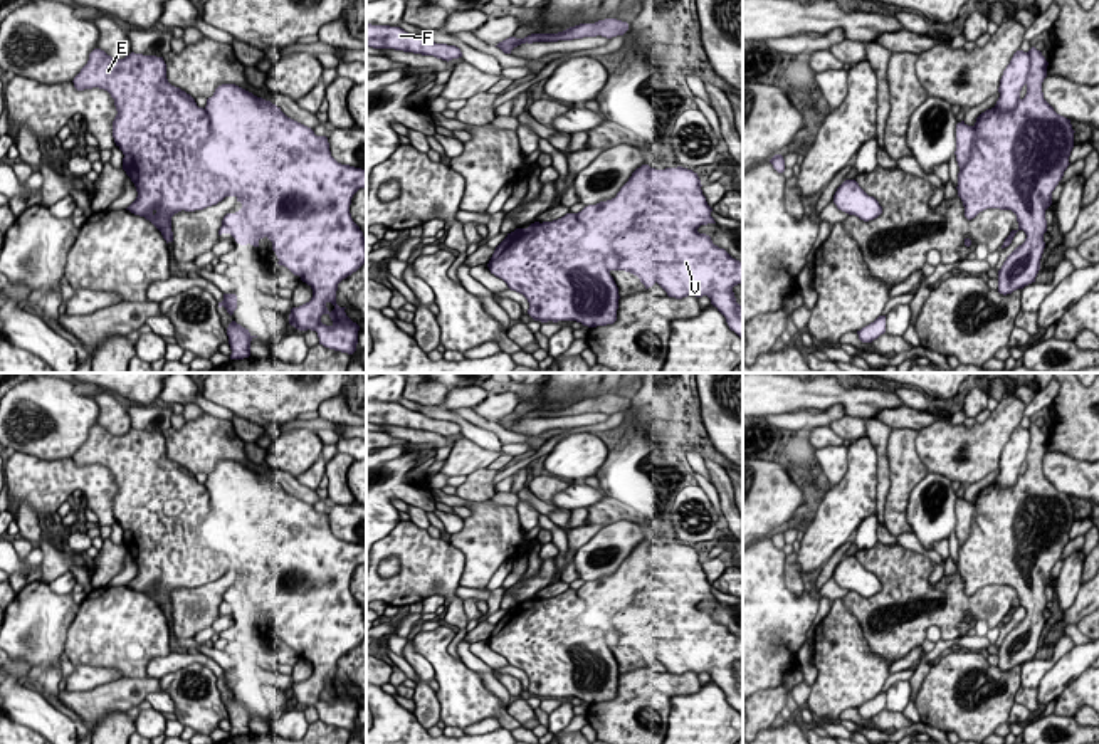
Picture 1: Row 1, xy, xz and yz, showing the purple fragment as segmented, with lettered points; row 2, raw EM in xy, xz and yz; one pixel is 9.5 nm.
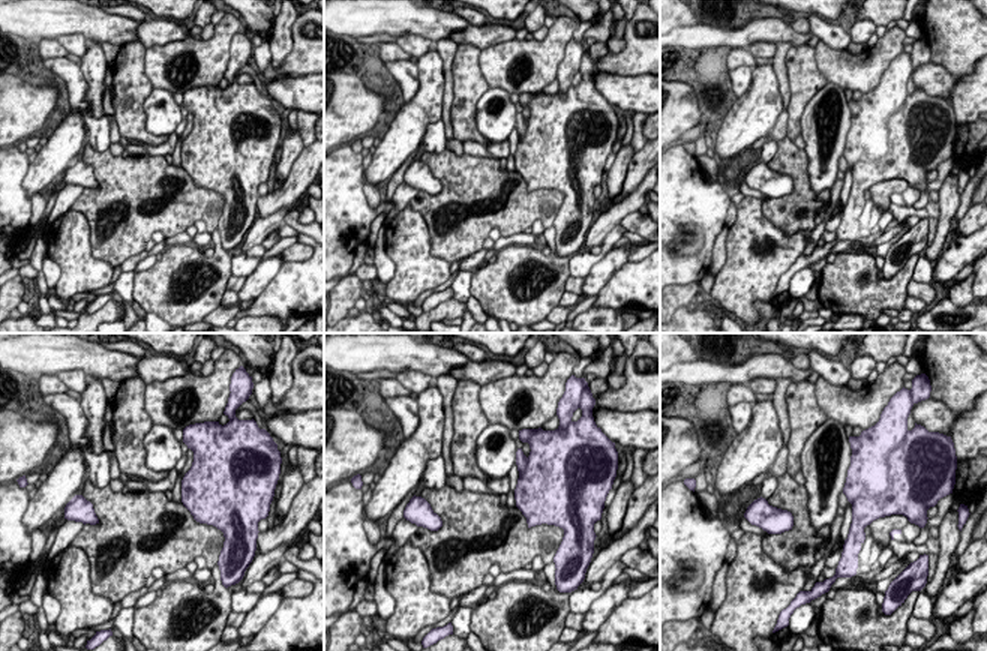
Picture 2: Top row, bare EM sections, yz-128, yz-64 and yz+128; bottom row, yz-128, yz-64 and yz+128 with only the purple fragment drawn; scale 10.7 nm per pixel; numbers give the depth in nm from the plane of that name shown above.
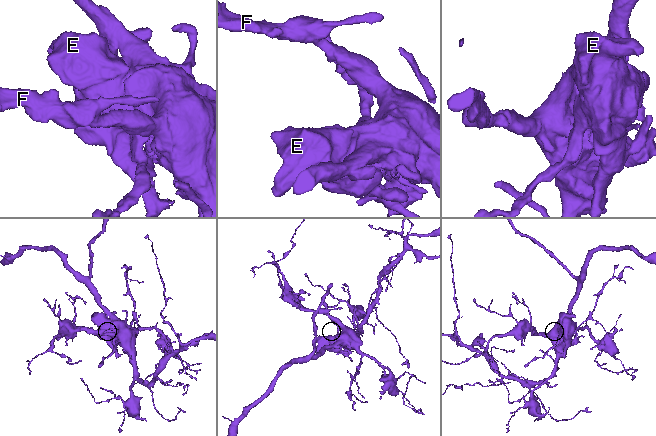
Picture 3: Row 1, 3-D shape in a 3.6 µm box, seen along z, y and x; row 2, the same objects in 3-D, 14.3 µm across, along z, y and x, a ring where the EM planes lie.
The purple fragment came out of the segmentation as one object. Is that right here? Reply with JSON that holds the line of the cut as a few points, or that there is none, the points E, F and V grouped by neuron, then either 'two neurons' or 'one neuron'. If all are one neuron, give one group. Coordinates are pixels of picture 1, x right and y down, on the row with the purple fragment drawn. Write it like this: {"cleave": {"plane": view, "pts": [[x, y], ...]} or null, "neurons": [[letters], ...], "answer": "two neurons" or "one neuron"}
{"cleave": {"plane": "yz", "pts": [[975, 125], [993, 157], [975, 148], [960, 170]]}, "neurons": [["E"], ["F", "V"]], "answer": "two neurons"}

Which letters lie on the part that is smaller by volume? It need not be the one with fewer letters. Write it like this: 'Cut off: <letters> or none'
Cut off: E

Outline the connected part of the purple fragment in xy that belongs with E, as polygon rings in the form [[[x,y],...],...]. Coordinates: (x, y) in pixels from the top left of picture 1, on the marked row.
[[[94,49],[72,82],[77,91],[99,87],[114,99],[118,114],[113,121],[113,138],[124,155],[123,170],[138,191],[126,210],[150,220],[166,244],[173,242],[175,213],[203,210],[227,196],[229,183],[215,175],[200,155],[210,139],[208,116],[190,94],[168,82],[163,57],[131,52],[124,59],[113,59],[104,50]]]

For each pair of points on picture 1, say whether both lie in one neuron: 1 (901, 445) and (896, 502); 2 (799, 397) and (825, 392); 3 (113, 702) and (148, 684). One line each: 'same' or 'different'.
1: same
2: same
3: same

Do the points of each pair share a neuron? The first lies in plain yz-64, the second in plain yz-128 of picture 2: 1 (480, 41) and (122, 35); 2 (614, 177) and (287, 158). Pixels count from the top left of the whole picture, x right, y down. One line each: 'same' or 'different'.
1: different
2: same

